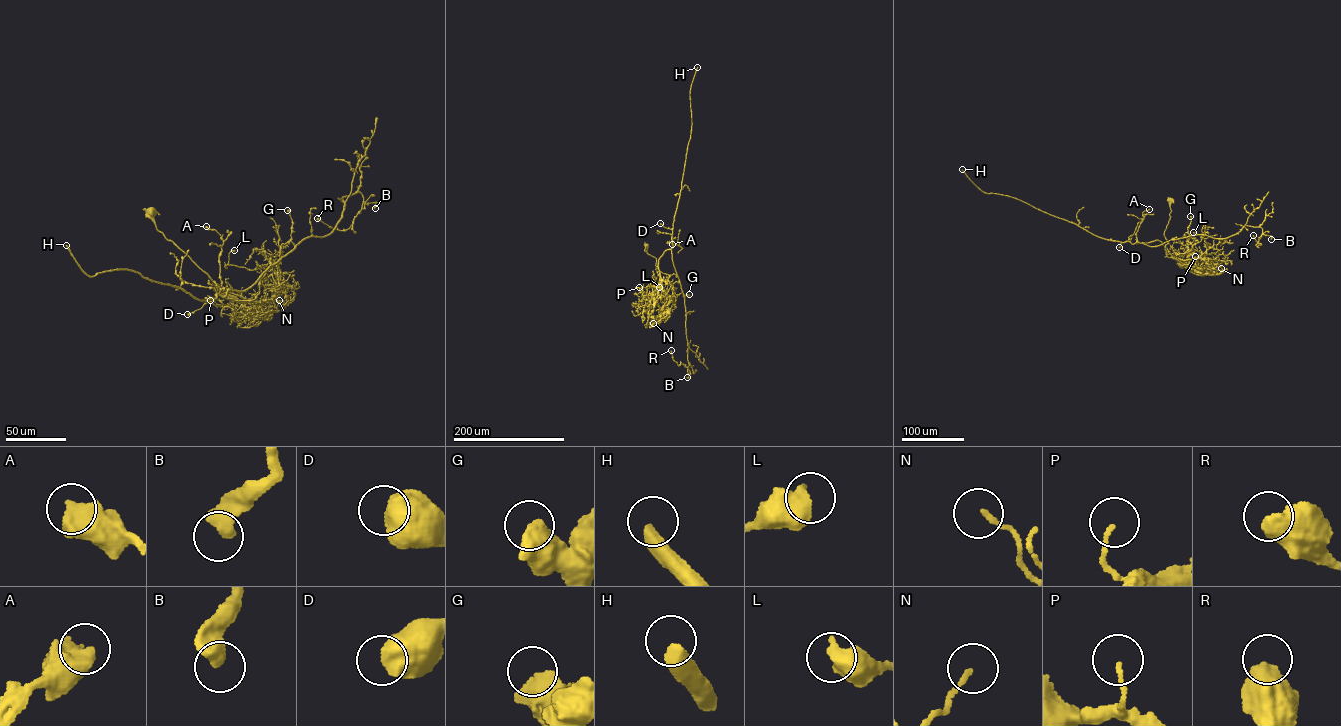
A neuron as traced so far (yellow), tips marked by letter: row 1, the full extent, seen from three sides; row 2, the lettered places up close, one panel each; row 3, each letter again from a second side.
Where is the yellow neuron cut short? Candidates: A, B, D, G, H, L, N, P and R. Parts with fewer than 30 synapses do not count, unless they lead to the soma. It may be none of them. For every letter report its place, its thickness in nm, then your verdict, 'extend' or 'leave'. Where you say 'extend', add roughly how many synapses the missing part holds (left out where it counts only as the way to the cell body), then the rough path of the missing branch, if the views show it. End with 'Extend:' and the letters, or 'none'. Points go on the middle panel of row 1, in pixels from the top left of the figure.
A: place (672, 244); calibre 700 nm; leave
B: place (687, 377); calibre 550 nm; leave
D: place (660, 223); calibre 850 nm; leave
G: place (689, 294); calibre 650 nm; leave
H: place (697, 67); calibre 440 nm; extend; 750 synapses
L: place (659, 287); calibre 650 nm; leave
N: place (653, 323); calibre 120 nm; leave
P: place (639, 287); calibre 110 nm; leave
R: place (671, 350); calibre 600 nm; leave
Extend: H

